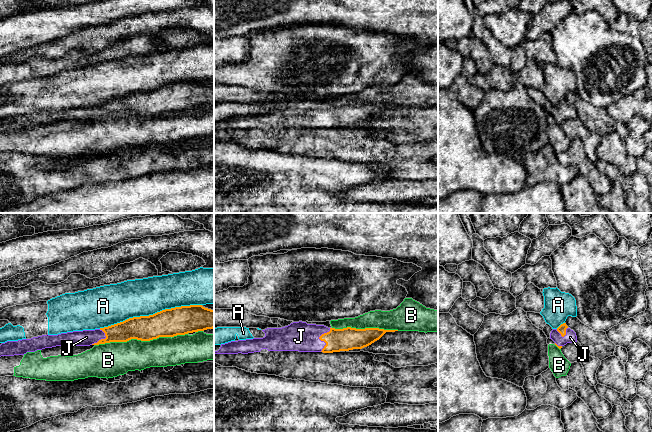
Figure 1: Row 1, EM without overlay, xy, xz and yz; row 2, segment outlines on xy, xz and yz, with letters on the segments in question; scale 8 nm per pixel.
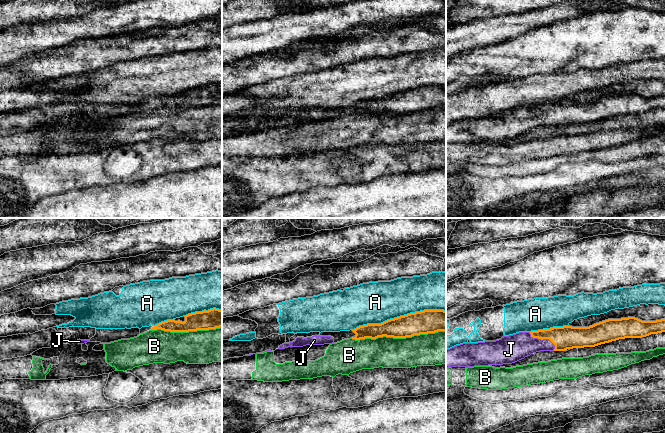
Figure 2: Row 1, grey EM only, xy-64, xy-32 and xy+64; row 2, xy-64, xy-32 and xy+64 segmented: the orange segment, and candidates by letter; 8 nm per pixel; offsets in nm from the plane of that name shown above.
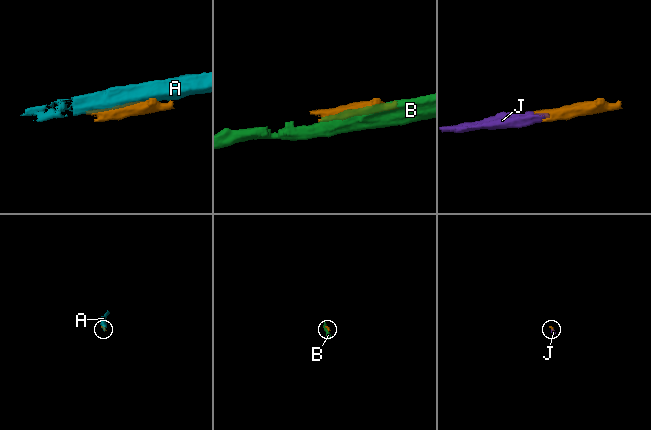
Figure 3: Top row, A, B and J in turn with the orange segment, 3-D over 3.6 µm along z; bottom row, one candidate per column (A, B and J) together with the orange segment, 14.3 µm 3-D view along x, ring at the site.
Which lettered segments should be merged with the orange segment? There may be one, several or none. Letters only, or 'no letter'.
J

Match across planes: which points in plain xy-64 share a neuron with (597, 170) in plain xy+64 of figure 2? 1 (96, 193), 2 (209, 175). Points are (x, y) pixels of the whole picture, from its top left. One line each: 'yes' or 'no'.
1: no
2: no

